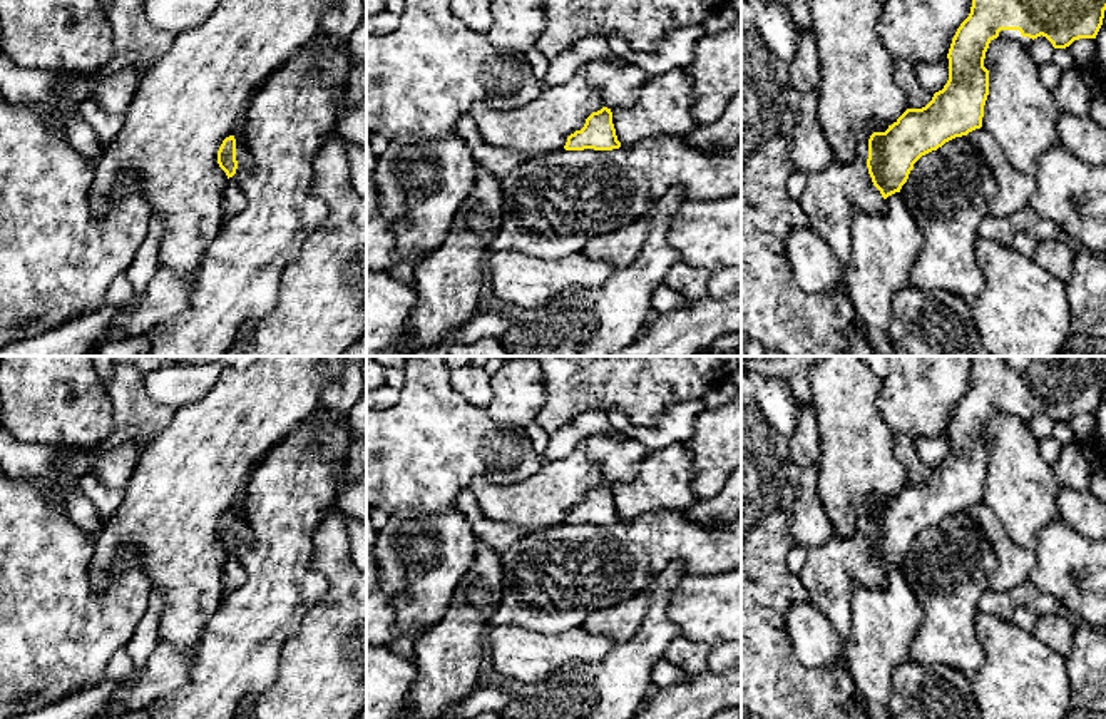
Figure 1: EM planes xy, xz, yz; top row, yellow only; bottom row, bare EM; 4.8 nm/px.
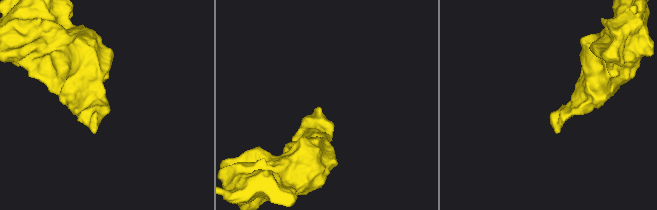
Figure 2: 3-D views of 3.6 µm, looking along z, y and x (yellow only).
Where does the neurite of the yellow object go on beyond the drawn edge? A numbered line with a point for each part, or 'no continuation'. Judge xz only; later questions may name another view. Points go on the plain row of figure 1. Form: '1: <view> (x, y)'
1: xz (619, 457)

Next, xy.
1: xy (233, 574)

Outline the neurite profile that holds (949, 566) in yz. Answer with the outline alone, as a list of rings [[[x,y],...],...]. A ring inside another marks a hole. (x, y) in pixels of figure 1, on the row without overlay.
[[[967,510],[955,512],[914,538],[900,570],[924,610],[910,649],[912,659],[924,665],[949,665],[972,679],[986,659],[975,635],[977,602],[991,589],[997,570],[996,552],[987,535]]]

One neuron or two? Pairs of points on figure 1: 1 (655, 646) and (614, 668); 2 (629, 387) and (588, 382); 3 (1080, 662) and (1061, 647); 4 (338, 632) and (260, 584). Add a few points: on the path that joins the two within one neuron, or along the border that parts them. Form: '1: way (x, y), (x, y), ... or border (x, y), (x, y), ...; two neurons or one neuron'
1: way (645, 649), (624, 668); one neuron
2: way (619, 382), (598, 382); one neuron
3: border (1076, 627), (1071, 637), (1071, 649), (1065, 657); two neurons
4: border (325, 577), (325, 594), (283, 644); two neurons

